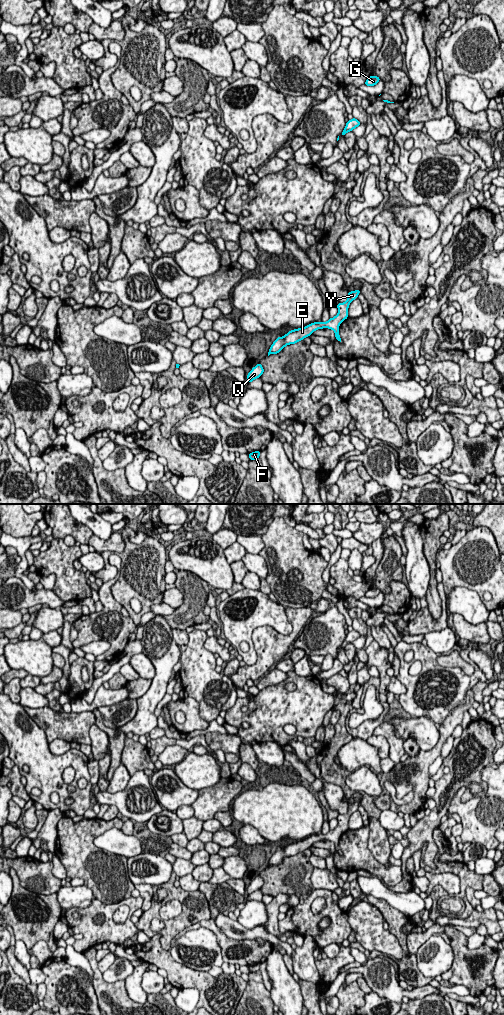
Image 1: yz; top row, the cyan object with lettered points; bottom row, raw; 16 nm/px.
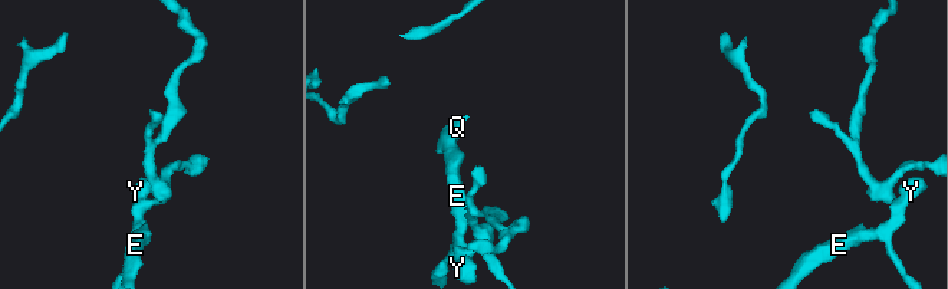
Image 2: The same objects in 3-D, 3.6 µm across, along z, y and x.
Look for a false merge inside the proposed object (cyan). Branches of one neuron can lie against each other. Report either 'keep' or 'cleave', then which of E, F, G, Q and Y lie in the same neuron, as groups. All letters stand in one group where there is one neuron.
keep; groups E F G Q Y

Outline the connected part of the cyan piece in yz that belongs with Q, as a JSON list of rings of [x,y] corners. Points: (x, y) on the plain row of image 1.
[[[258,875],[246,888],[248,895],[252,894],[254,891],[259,890],[264,884],[264,881],[260,875]]]

